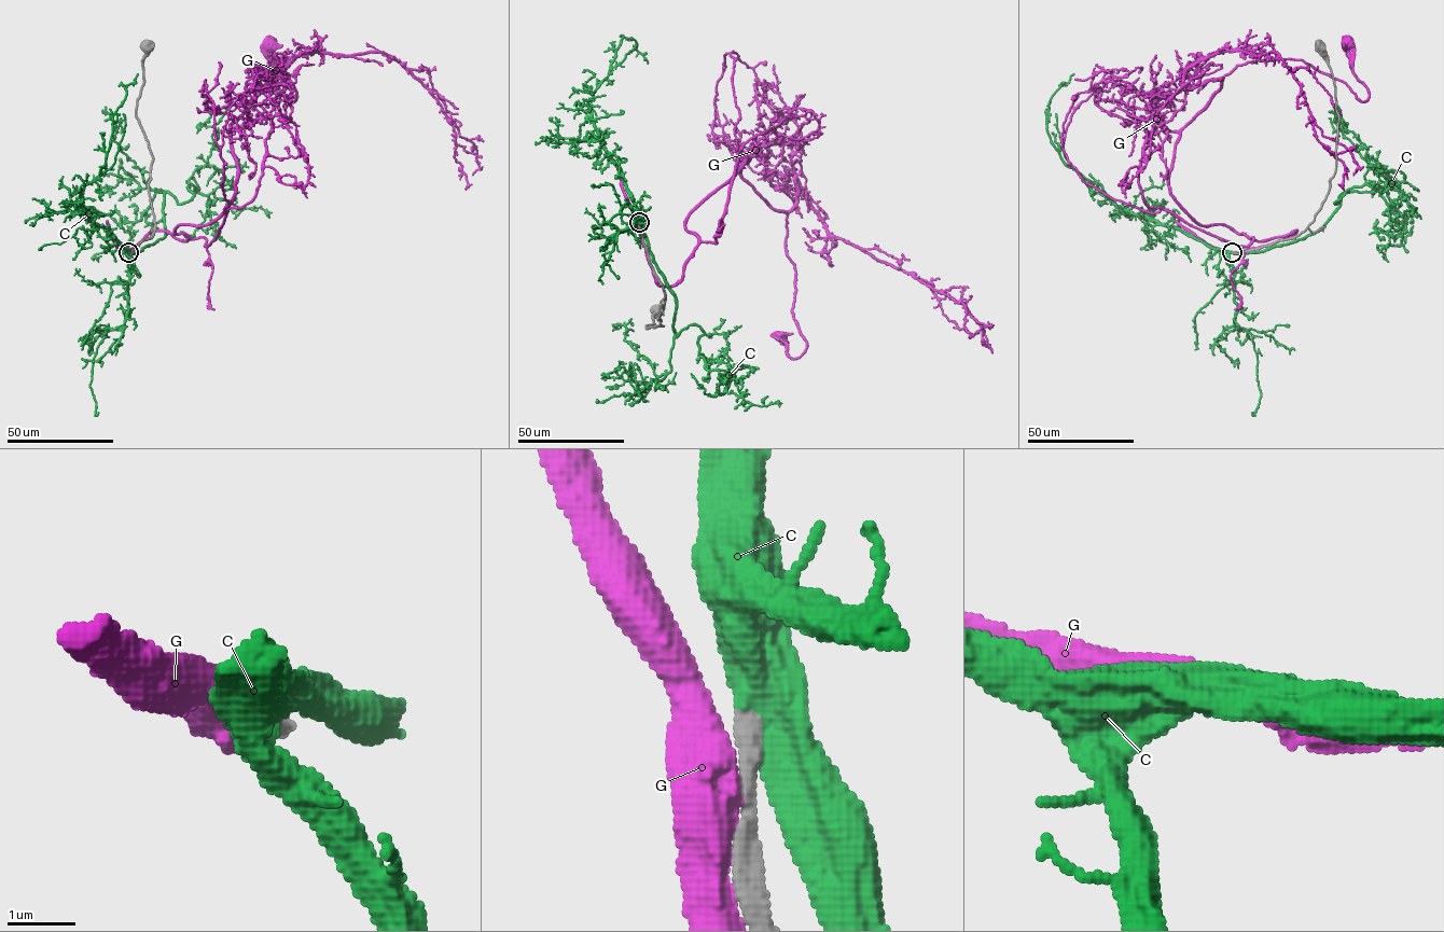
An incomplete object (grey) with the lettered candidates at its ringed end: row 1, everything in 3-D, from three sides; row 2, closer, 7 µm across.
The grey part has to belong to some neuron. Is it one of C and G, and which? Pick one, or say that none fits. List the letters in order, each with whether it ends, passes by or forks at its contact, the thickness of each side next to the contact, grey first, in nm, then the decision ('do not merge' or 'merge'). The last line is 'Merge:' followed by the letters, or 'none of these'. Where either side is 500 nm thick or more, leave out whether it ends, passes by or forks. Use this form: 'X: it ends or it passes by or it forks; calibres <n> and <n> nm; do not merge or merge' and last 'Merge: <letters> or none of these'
C: calibres 360 and 500 nm; merge
G: calibres 280 and 500 nm; do not merge
Merge: C

